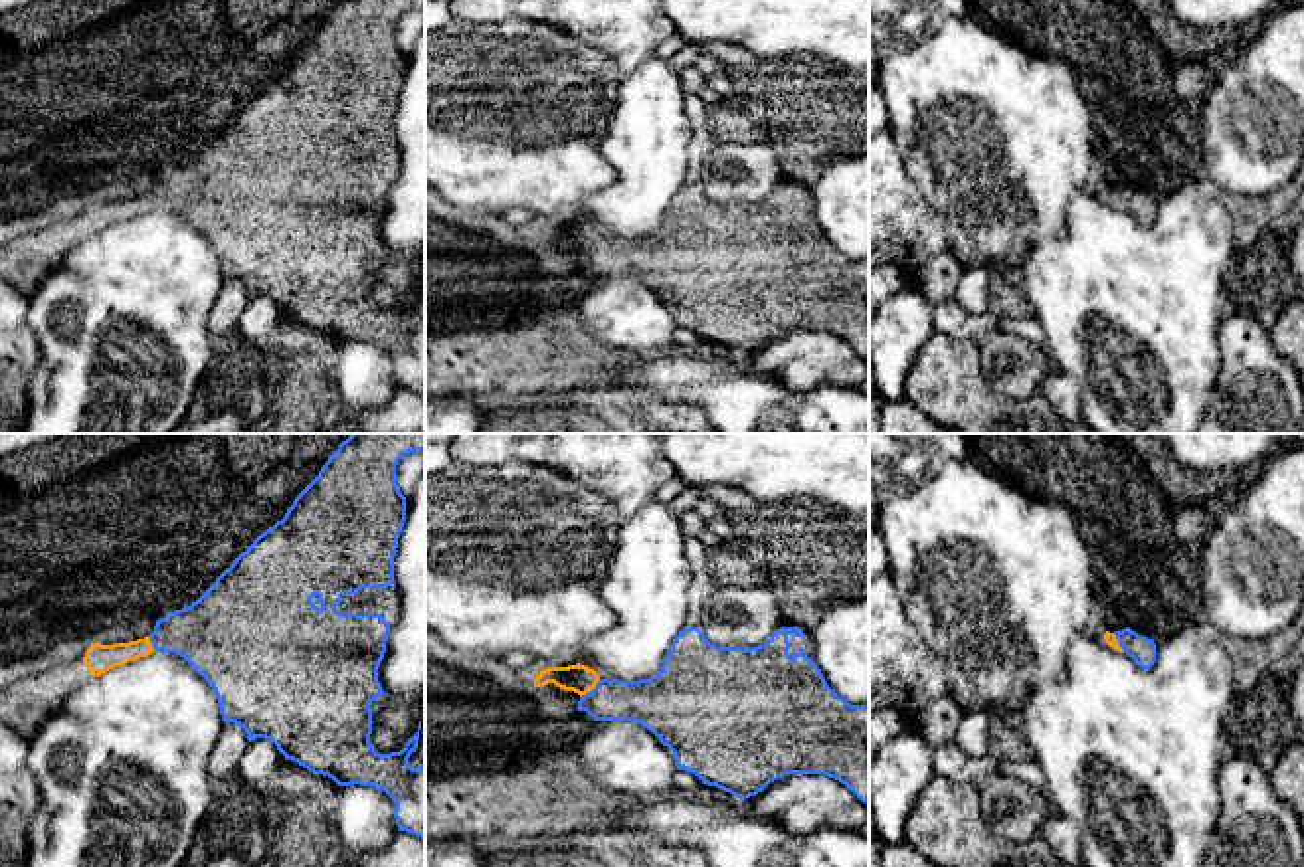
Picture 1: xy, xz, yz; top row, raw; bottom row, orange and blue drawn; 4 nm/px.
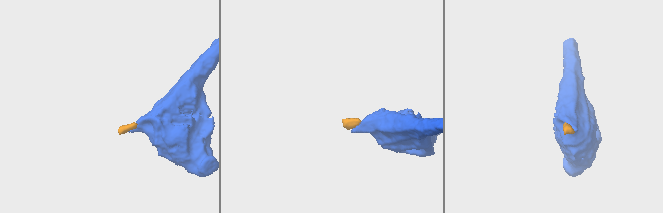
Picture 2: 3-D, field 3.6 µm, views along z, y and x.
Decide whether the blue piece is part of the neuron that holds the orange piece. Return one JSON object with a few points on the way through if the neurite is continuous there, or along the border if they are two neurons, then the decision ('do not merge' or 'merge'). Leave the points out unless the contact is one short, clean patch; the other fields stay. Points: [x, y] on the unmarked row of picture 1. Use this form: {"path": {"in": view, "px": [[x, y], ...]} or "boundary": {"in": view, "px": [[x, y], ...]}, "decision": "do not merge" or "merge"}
{"path": {"in": "xz", "px": [[580, 236], [590, 246], [602, 256], [650, 258]]}, "decision": "merge"}

